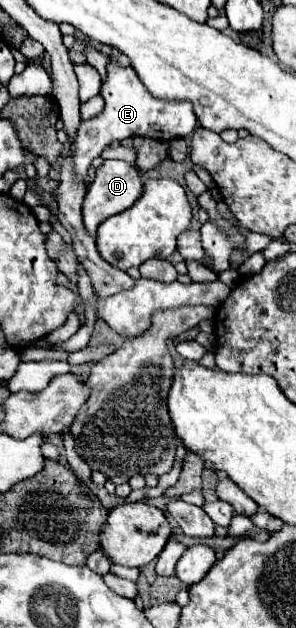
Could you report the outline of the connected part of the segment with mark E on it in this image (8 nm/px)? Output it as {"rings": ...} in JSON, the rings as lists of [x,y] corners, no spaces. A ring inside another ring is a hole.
{"rings":[[[113,56],[109,58],[109,64],[107,64],[107,78],[101,86],[101,96],[105,100],[103,112],[87,122],[81,122],[81,128],[77,134],[77,142],[75,142],[77,152],[73,160],[75,160],[75,172],[81,176],[87,176],[87,168],[91,166],[93,158],[101,156],[101,150],[109,146],[113,140],[147,136],[147,138],[161,138],[169,142],[173,138],[189,136],[193,128],[197,126],[193,104],[189,100],[155,98],[151,92],[147,92],[147,88],[143,86],[135,70],[131,66],[123,68]]]}

